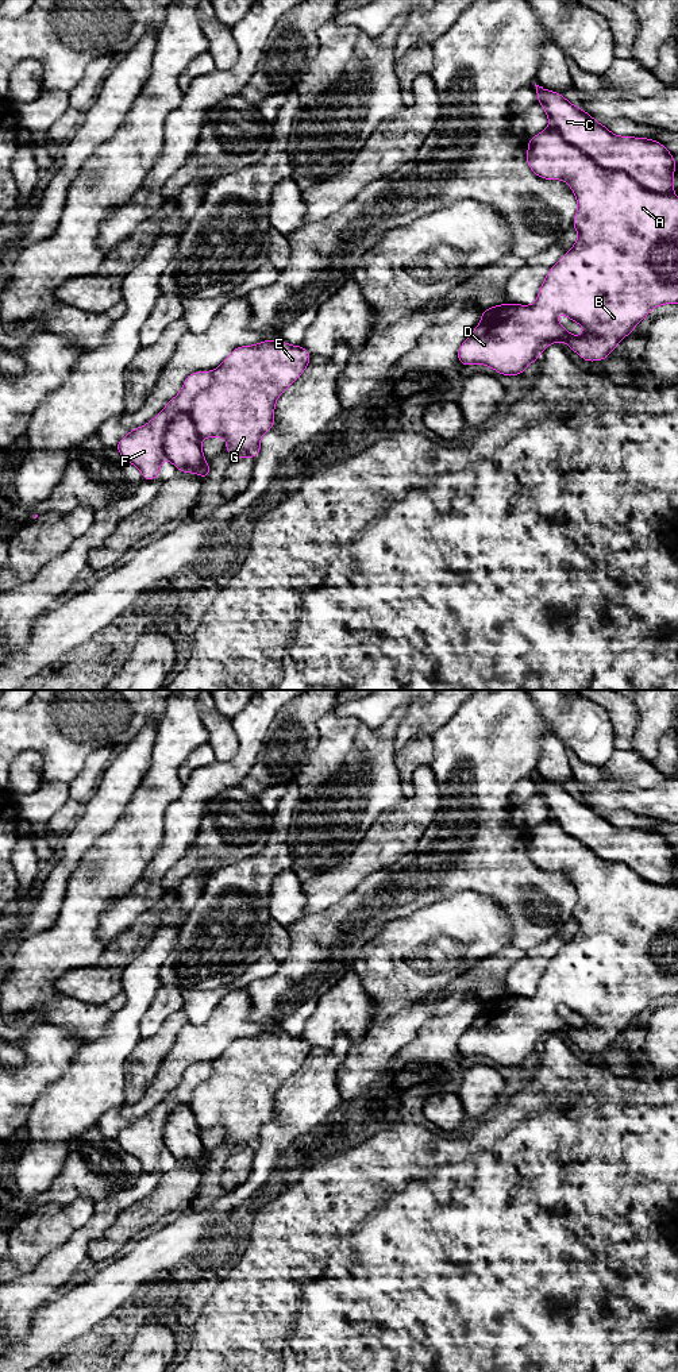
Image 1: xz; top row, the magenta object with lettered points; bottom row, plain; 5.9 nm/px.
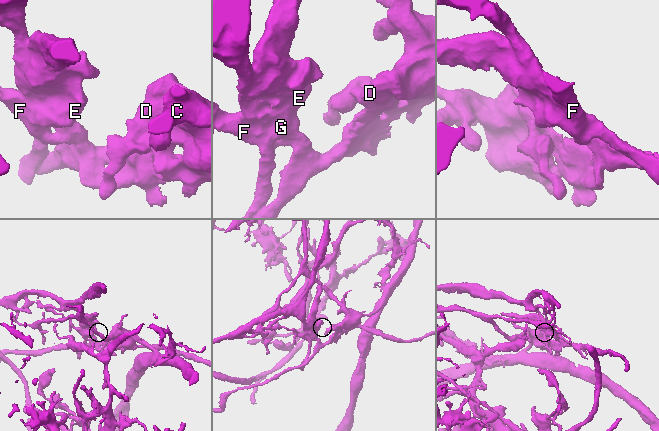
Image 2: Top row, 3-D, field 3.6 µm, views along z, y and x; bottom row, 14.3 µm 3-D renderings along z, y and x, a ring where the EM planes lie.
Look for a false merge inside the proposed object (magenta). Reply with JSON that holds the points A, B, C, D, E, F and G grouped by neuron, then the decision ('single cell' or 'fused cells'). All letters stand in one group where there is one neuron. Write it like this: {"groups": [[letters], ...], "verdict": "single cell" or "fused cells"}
{"groups": [["A", "B", "C", "D", "E", "F", "G"]], "verdict": "single cell"}

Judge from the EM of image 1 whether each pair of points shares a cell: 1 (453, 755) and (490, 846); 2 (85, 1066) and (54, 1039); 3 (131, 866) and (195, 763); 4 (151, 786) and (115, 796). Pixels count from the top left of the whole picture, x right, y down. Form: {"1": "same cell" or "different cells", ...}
{"1": "same cell", "2": "different cells", "3": "different cells", "4": "different cells"}

